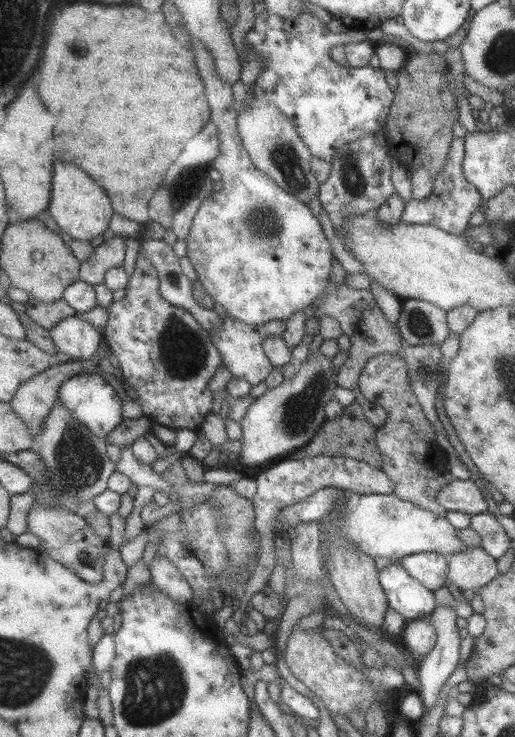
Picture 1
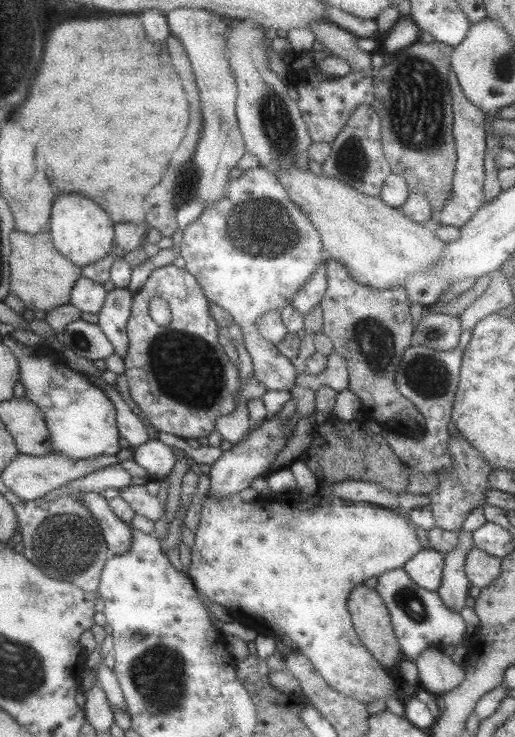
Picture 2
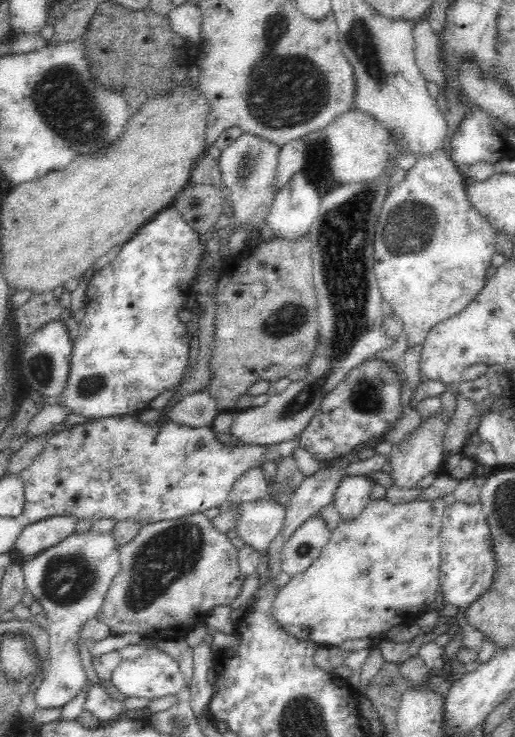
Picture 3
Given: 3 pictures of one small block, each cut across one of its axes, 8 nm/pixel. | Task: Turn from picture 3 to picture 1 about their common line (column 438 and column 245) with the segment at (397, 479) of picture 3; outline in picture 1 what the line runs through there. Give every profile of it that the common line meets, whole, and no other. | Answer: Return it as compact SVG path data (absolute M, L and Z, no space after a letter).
M318 350L301 362L299 370L291 379L283 379L279 385L263 392L261 396L254 397L254 401L244 412L243 420L238 423L242 430L240 437L241 453L237 454L238 463L235 469L253 468L256 464L257 466L271 464L279 456L288 455L295 449L309 443L310 438L321 427L321 424L327 420L324 415L324 408L327 402L333 398L337 387L336 374L331 371L331 359Z

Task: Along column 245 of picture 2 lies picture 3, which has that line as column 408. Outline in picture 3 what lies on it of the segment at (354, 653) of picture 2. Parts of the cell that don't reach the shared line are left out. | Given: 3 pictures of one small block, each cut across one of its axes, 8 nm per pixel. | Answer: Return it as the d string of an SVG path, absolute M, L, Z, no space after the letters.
M384 498L372 499L366 506L351 519L340 520L331 530L328 542L322 549L320 556L306 570L299 572L289 583L278 590L278 596L274 600L272 613L274 619L292 636L299 640L308 640L324 648L340 647L342 643L349 640L373 640L375 637L384 636L395 627L407 627L416 624L422 614L426 614L437 606L440 600L434 597L436 587L439 585L441 565L441 522L445 511L445 503L442 498L434 500L414 500L405 503L394 504Z

